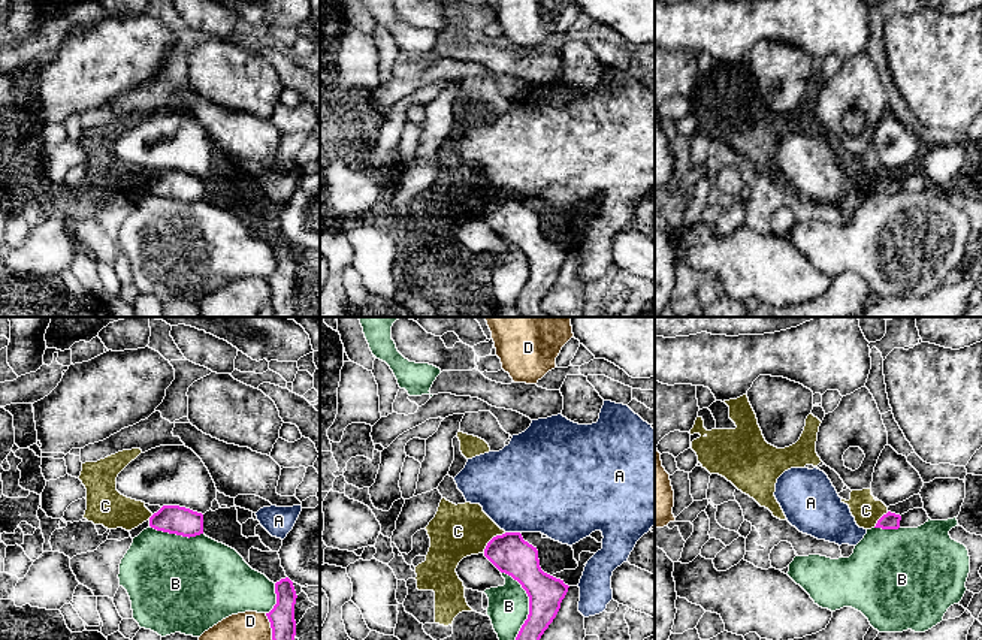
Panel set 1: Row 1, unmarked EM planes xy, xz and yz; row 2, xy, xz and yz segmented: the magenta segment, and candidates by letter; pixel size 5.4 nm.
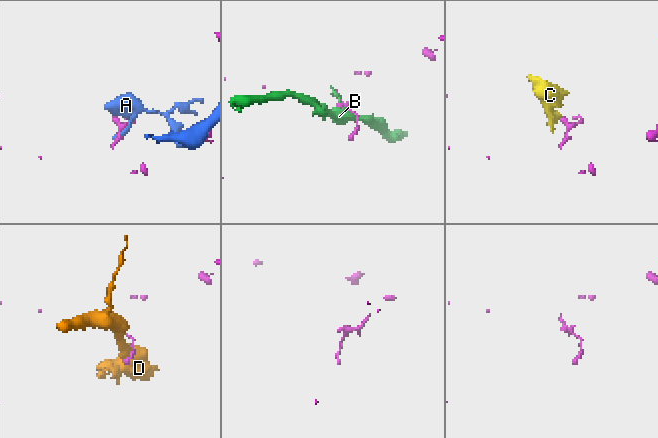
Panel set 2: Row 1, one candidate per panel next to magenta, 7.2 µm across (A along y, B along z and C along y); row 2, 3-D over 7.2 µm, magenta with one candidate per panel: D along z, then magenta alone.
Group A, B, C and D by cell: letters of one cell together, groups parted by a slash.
A / B / C / D

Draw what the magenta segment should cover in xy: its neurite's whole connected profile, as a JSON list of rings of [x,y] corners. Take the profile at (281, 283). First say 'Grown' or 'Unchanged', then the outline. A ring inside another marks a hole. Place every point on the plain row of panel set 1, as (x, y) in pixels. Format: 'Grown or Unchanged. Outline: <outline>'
Unchanged. Outline: [[[285,242],[275,248],[277,269],[266,278],[271,293],[272,305],[275,308],[277,317],[297,317],[294,301],[296,301],[296,286],[294,286],[294,269],[296,256],[293,247]]]

